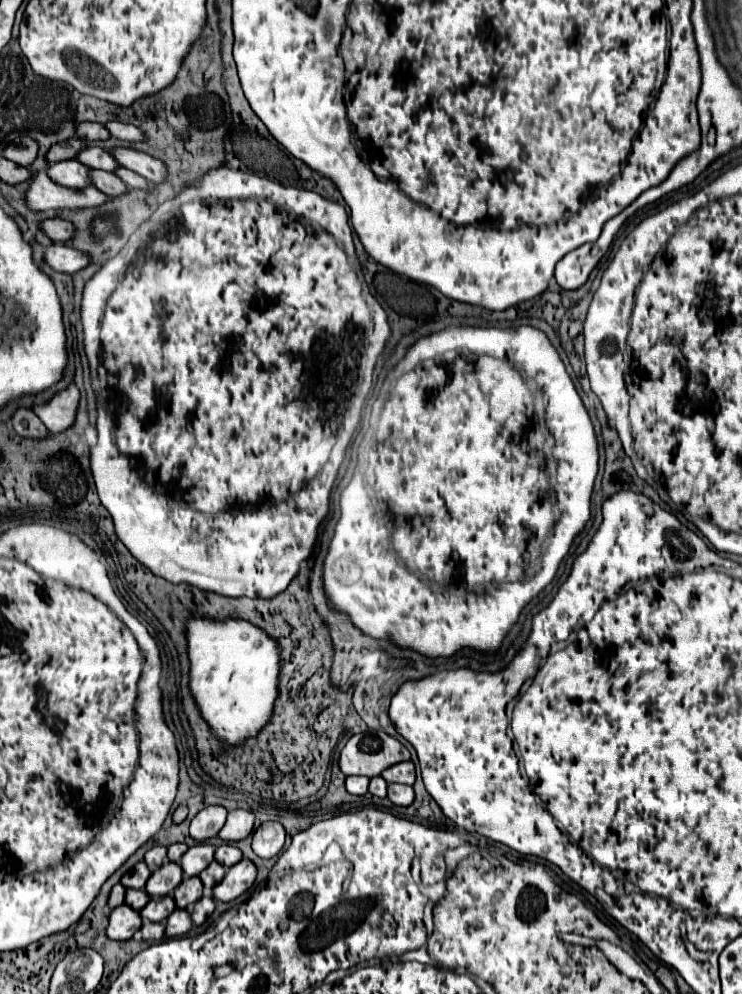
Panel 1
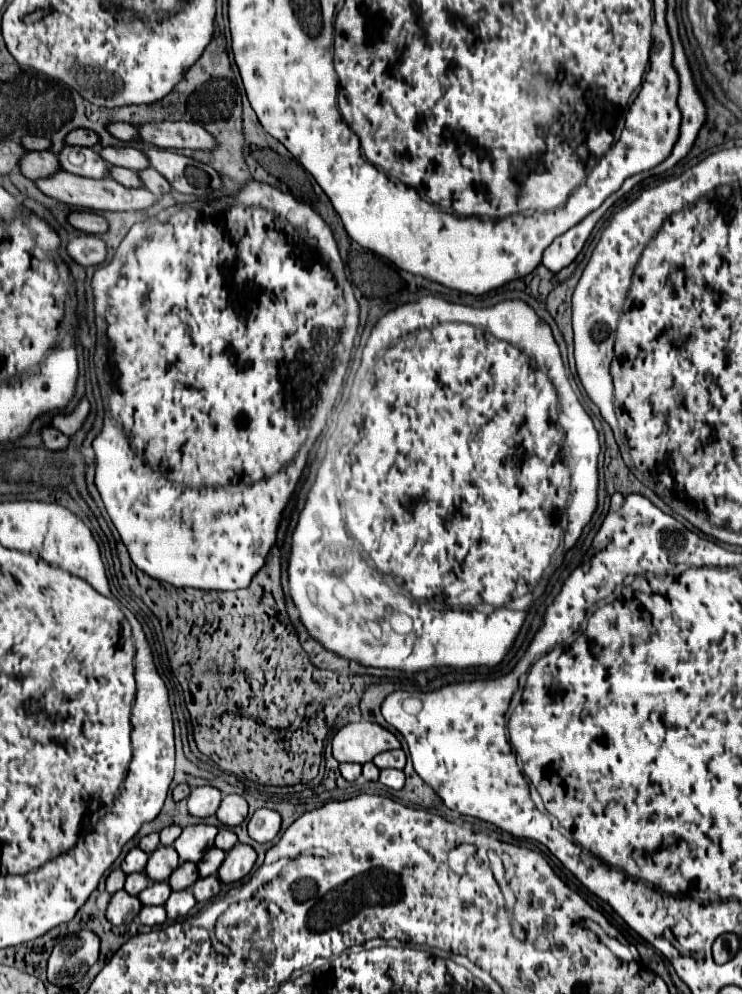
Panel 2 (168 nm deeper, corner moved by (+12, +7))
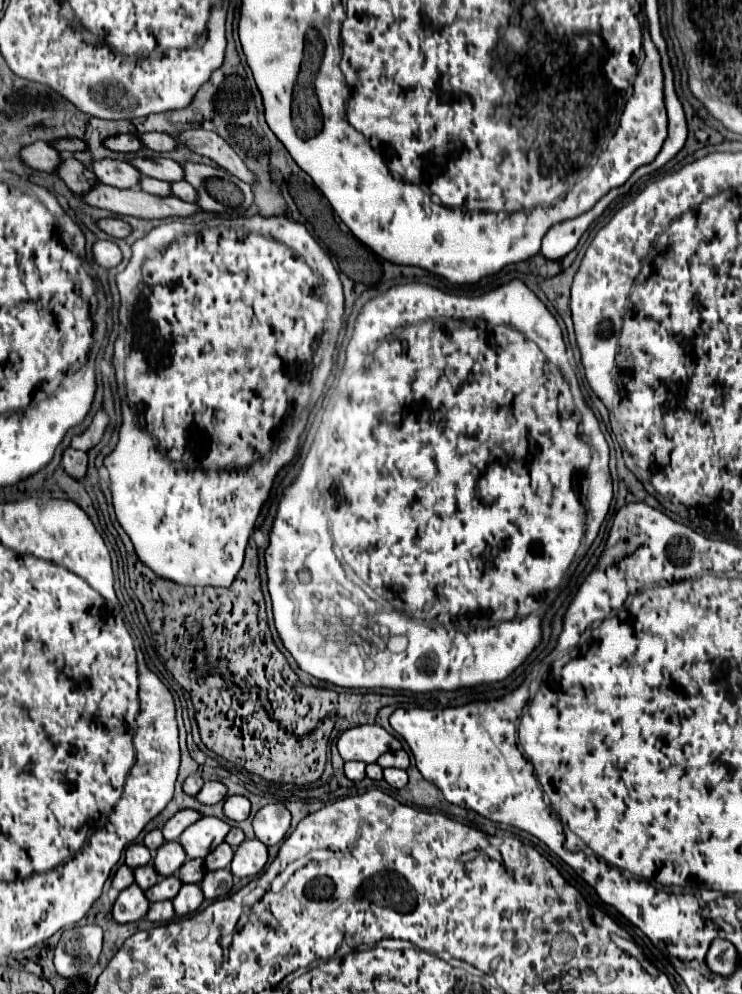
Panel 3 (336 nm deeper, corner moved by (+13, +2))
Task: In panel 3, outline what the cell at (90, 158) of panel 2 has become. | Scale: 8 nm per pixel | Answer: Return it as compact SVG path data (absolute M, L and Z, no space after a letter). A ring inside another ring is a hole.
M112 158L94 160L88 168L94 172L98 182L110 184L116 188L132 188L140 180L140 172L136 168L132 168L128 162L120 162Z

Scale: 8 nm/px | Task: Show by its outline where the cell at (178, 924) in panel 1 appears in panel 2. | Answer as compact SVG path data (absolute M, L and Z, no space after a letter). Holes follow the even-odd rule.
M183 889L183 891L173 891L169 901L165 903L165 909L167 909L167 919L169 921L175 921L175 919L181 919L185 917L193 907L195 907L195 897L193 897L193 891L191 889Z

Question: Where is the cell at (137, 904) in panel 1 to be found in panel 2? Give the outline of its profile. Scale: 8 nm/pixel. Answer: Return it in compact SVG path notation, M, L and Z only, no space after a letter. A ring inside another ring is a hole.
M133 873L133 875L127 875L125 891L129 895L139 895L147 885L149 885L149 877L145 877L145 873Z

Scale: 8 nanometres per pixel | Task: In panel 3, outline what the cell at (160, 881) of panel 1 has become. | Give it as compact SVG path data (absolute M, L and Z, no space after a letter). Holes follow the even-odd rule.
M166 842L158 848L156 852L156 858L152 860L156 872L160 876L172 876L176 874L176 870L186 862L186 854L184 854L184 848L178 844L178 842Z

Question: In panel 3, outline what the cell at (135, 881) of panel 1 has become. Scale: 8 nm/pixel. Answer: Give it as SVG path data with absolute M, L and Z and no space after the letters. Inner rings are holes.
M132 844L128 850L126 850L126 864L134 870L134 868L140 868L140 866L146 866L150 862L150 852L144 844Z

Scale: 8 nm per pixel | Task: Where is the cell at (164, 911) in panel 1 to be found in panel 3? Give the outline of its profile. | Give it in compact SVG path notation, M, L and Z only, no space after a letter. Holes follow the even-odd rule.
M176 876L162 878L156 886L152 886L150 890L146 890L144 894L146 894L146 898L150 902L164 902L164 900L172 900L178 894L180 886L182 886L182 882Z

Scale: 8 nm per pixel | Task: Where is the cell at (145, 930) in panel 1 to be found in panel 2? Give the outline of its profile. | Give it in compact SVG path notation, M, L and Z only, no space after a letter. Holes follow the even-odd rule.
M153 905L153 907L143 907L141 913L139 913L139 919L143 925L149 925L149 927L155 927L155 925L163 925L167 921L167 913L165 913L165 907L163 905Z

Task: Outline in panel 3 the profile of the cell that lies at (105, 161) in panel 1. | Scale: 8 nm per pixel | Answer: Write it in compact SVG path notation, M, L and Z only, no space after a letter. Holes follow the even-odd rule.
M156 156L156 158L132 158L128 160L140 174L156 178L156 180L166 180L166 182L176 182L182 180L182 168L178 162Z

